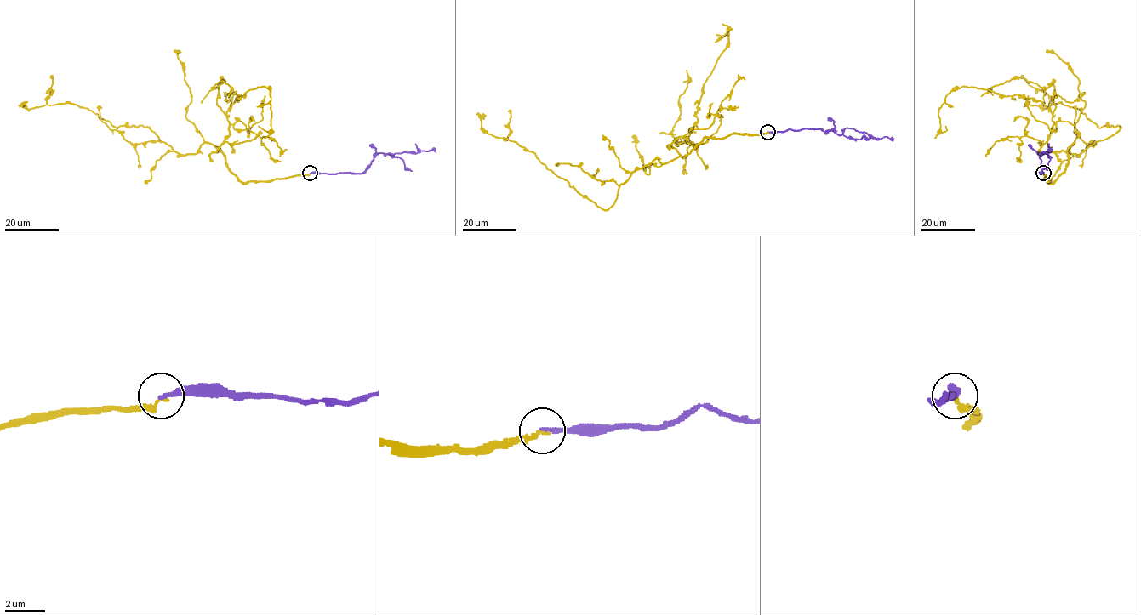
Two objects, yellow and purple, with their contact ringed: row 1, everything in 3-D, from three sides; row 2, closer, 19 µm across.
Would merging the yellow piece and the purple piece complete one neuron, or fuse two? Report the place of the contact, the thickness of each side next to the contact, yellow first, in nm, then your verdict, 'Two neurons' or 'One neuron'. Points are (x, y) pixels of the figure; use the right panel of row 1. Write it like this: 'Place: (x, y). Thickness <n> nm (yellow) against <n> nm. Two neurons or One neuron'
Place: (1043, 173). Thickness 180 nm (yellow) against 240 nm. Two neurons

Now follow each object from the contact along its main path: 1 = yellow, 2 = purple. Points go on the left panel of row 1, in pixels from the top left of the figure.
1: (310, 173), (243, 183), (211, 144), (179, 155), (148, 128), (116, 128), (75, 105), (48, 105), (52, 75)
2: (310, 173), (362, 173), (378, 153), (416, 153), (435, 149)

